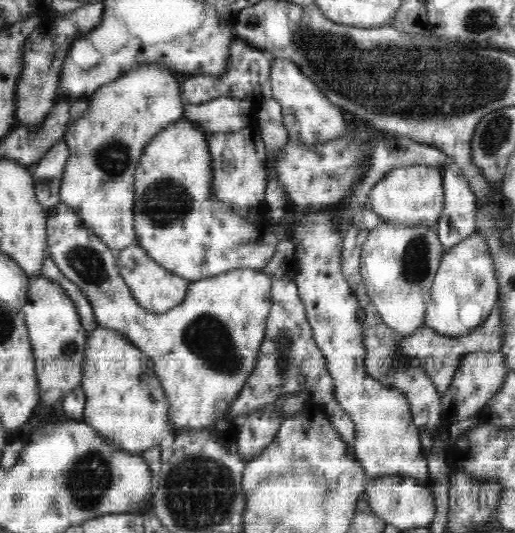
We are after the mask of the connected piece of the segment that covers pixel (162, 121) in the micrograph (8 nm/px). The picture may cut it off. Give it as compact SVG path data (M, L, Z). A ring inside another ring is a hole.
M161 64L134 67L96 89L82 117L72 120L64 132L62 140L68 145L69 154L60 186L60 200L72 207L82 222L113 252L124 250L137 242L133 217L136 165L152 137L174 123L174 120L182 118L185 102L182 98L181 79L180 74Z

